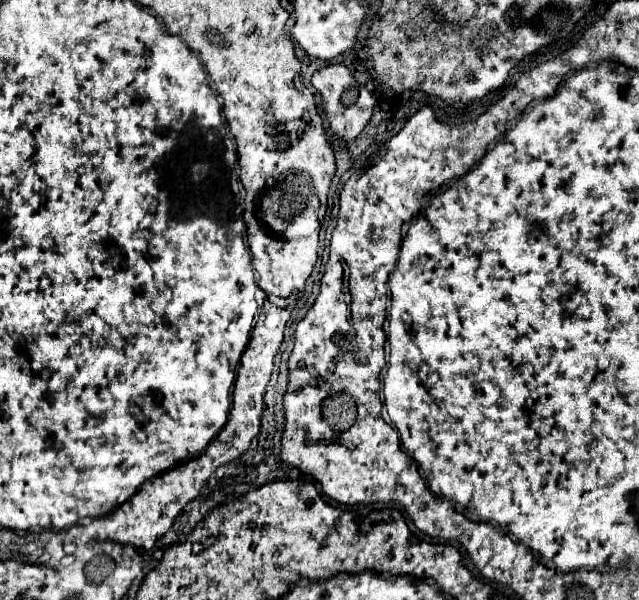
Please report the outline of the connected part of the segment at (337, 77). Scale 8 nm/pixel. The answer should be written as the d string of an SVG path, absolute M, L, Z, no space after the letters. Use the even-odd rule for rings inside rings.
M333 64L317 70L311 78L311 84L317 88L323 100L323 110L325 118L329 122L329 128L335 136L343 138L345 142L353 142L361 130L367 126L371 112L373 112L373 96L367 90L359 90L355 78L351 76L349 68L343 64Z

